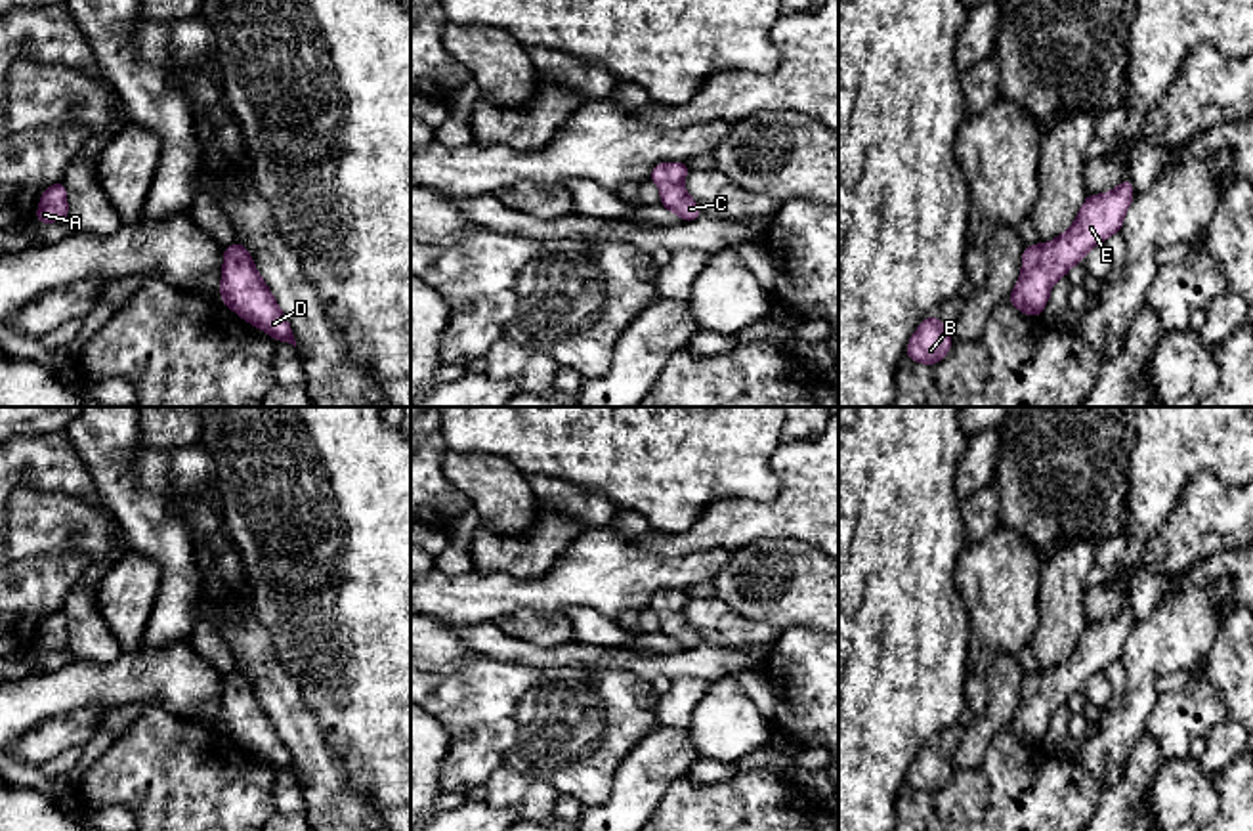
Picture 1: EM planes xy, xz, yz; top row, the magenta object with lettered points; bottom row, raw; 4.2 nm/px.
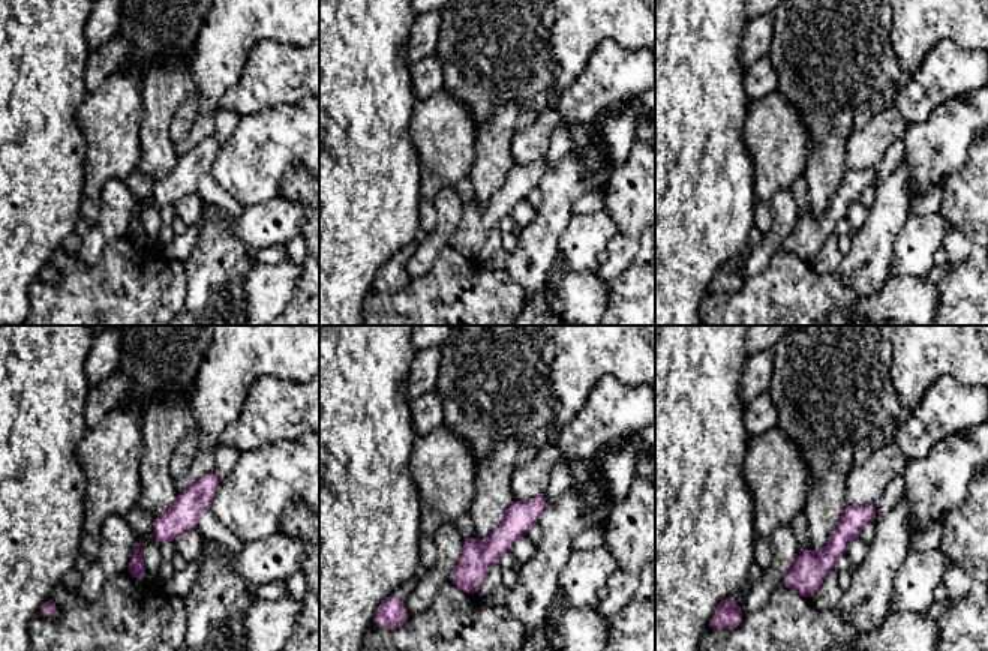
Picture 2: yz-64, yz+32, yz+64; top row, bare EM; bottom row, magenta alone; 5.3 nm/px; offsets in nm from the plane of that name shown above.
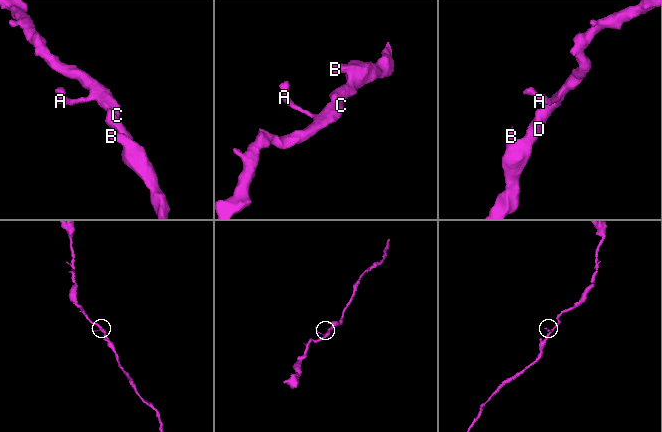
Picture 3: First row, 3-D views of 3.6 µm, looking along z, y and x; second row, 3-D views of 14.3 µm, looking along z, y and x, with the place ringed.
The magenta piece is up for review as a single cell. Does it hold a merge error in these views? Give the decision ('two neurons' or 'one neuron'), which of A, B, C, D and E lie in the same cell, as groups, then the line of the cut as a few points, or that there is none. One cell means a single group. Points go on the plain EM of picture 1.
one neuron | A B C D E | no cut

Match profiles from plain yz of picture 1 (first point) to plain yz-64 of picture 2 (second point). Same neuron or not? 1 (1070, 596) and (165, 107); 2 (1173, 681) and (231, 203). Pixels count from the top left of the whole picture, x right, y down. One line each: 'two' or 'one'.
1: one
2: one

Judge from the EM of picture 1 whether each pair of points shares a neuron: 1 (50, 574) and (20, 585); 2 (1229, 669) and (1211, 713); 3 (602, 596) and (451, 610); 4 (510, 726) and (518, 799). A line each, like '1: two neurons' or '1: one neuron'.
1: one neuron
2: two neurons
3: one neuron
4: two neurons

